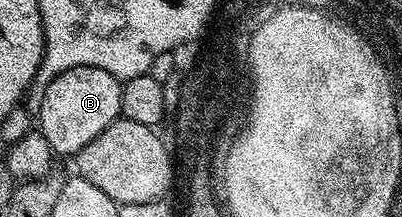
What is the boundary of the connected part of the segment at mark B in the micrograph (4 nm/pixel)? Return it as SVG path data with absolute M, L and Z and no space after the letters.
M71 67L44 86L41 97L39 132L51 143L54 154L81 152L91 139L95 139L112 121L121 117L122 82L115 75L99 67Z

